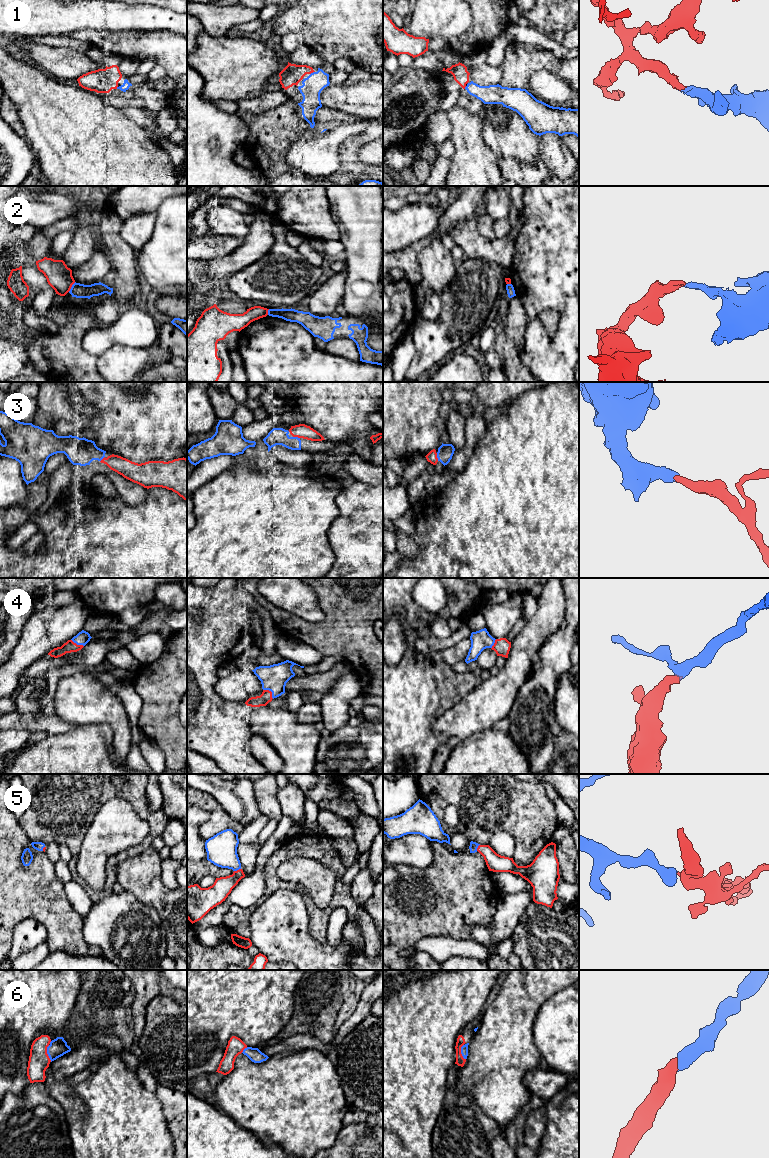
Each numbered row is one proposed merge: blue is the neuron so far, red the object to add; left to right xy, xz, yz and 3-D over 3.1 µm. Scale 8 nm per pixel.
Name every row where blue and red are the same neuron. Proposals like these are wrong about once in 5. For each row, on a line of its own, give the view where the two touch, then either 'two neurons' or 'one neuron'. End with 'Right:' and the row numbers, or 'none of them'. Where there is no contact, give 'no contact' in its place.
1: xz | one neuron
2: xy | two neurons
3: yz | one neuron
4: xz | one neuron
5: xz | one neuron
6: xy | one neuron
Right: 1, 3, 4, 5, 6

